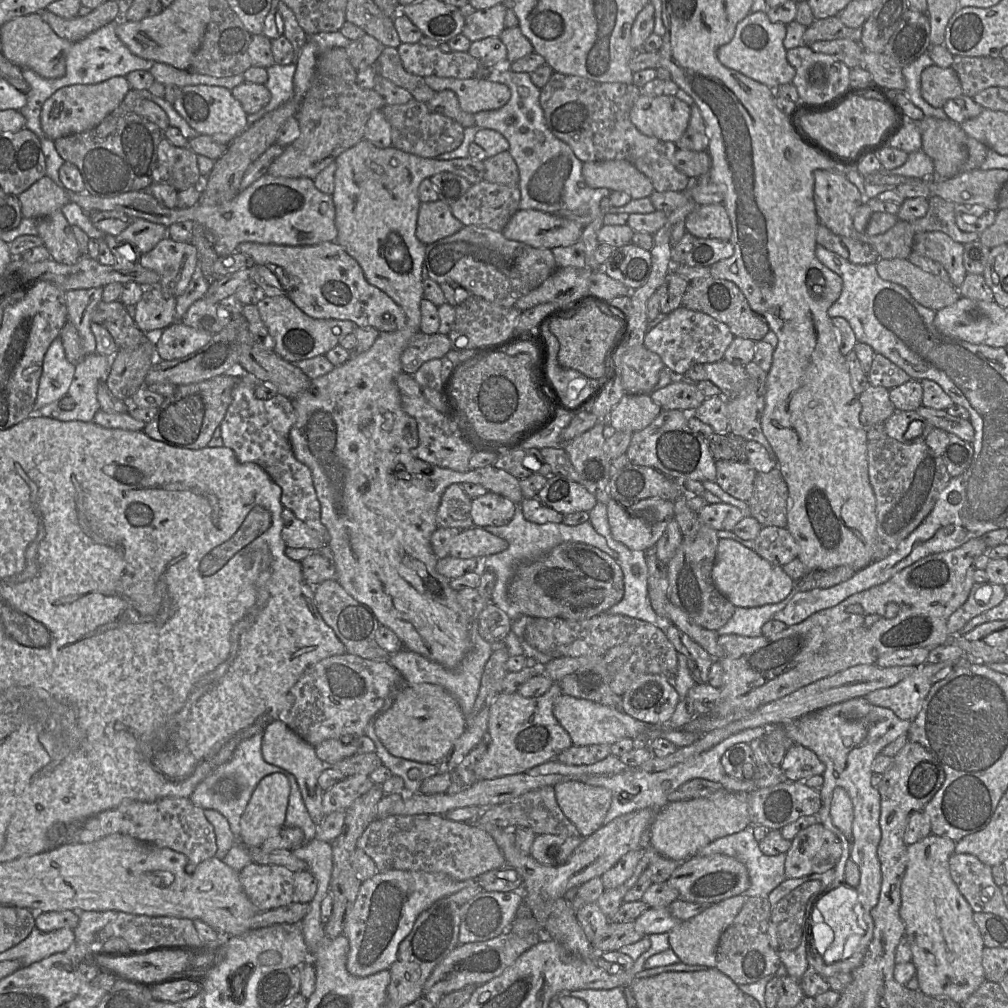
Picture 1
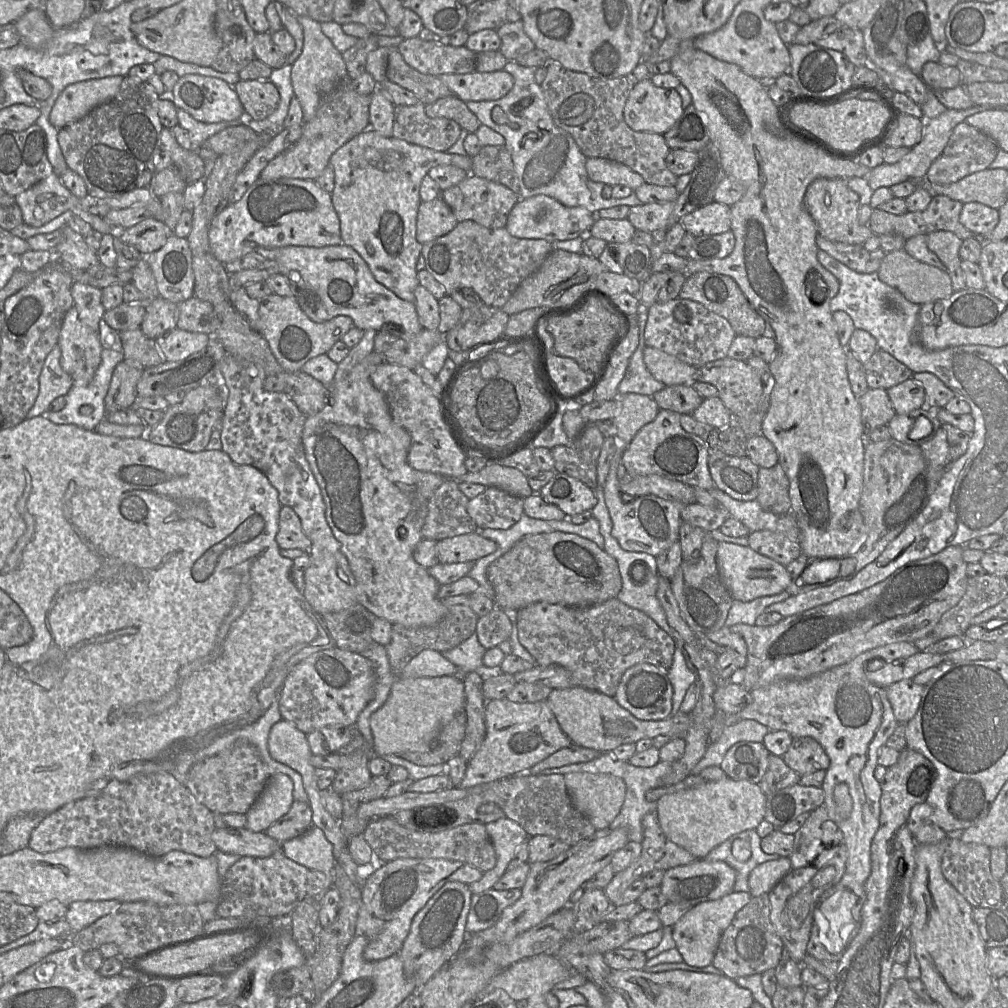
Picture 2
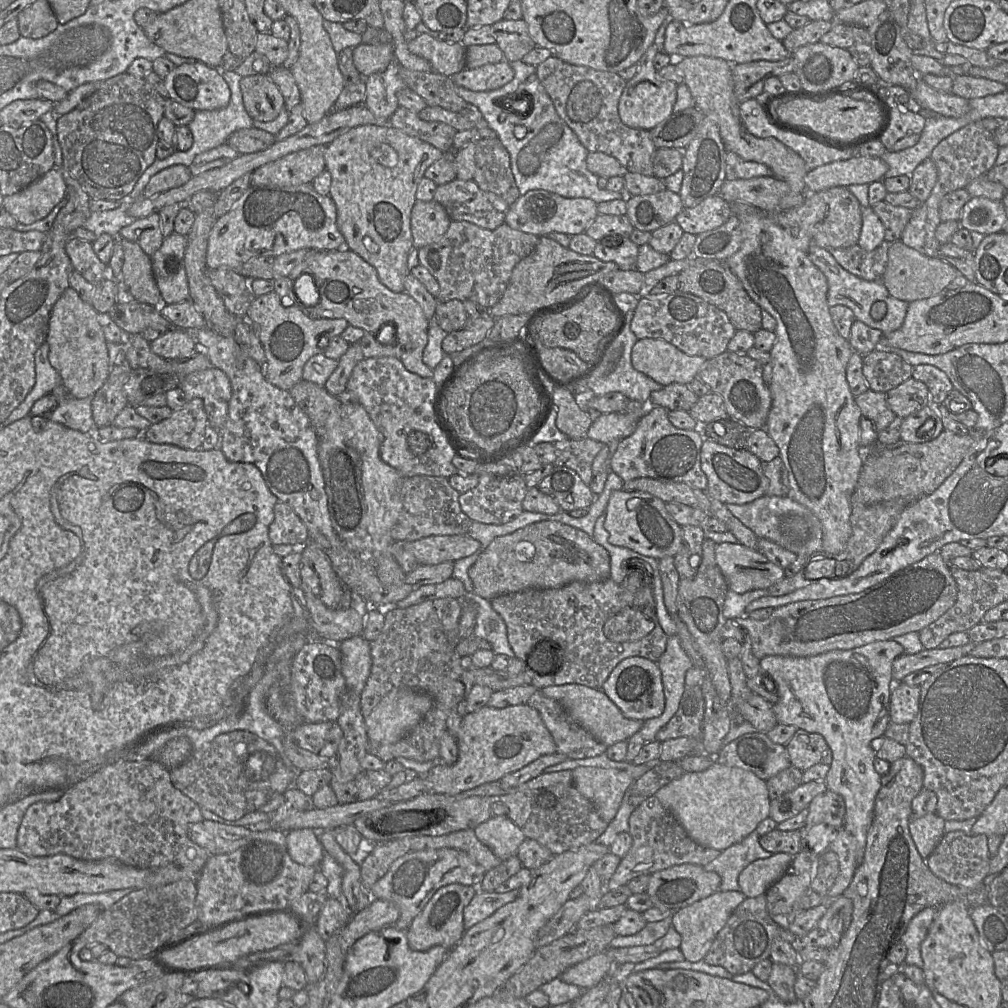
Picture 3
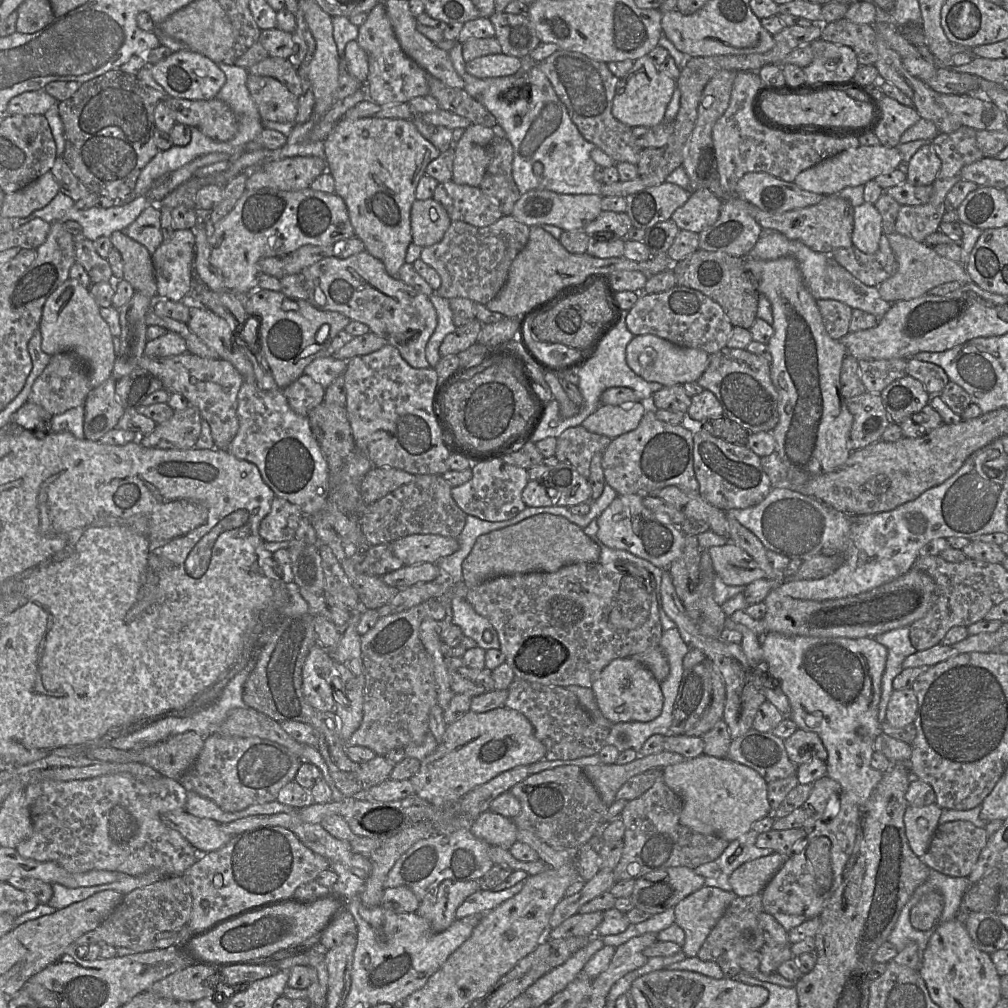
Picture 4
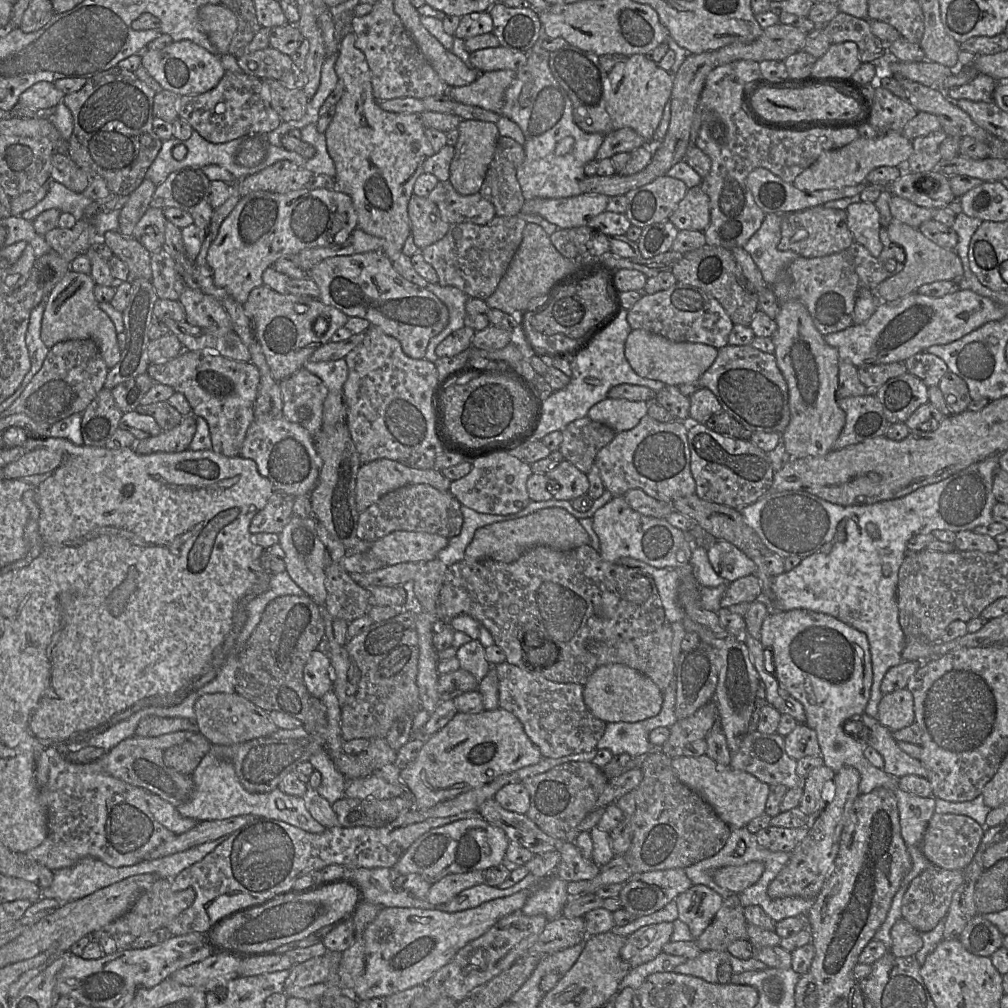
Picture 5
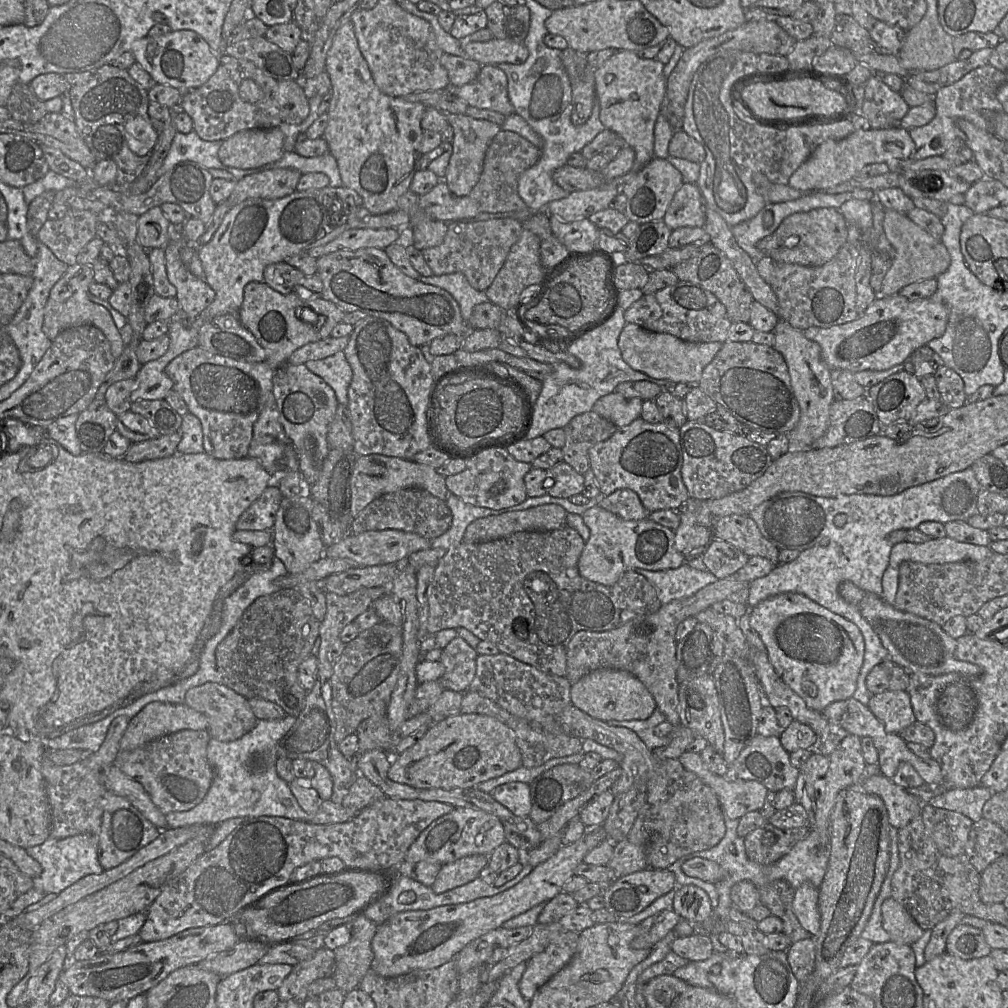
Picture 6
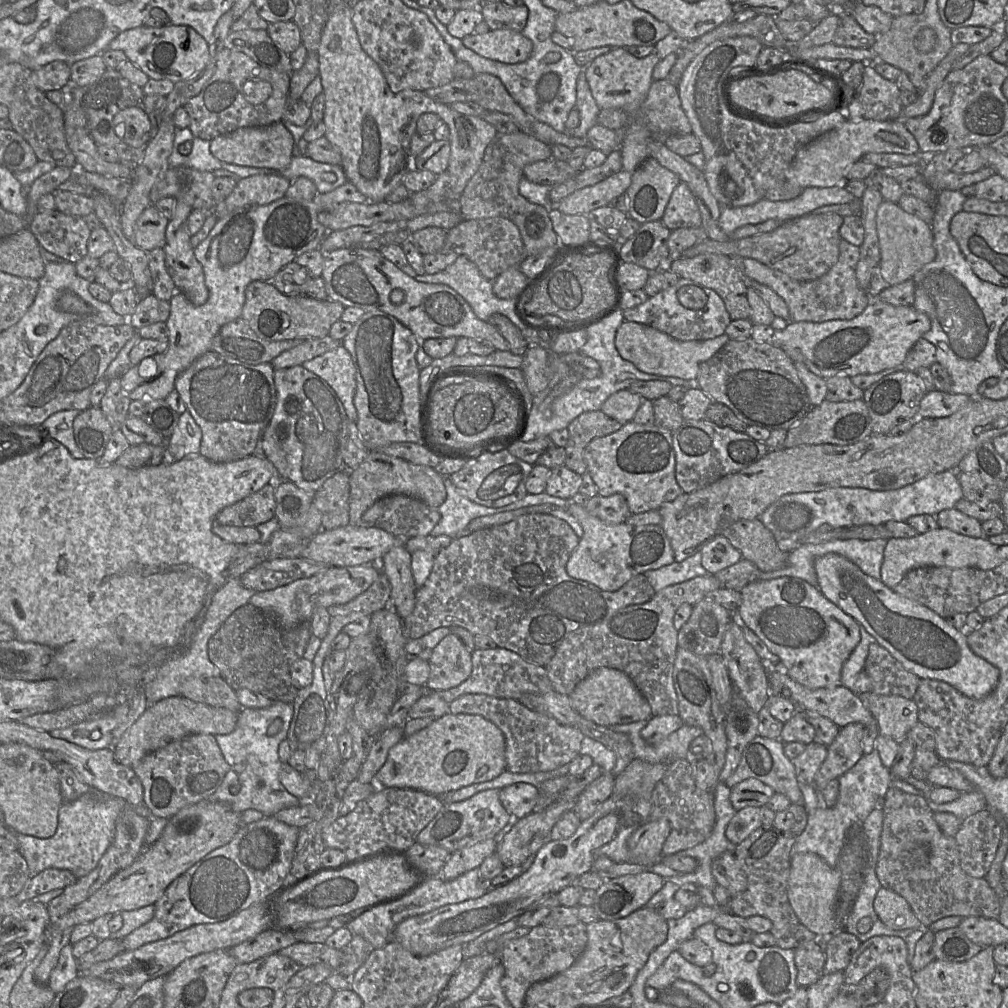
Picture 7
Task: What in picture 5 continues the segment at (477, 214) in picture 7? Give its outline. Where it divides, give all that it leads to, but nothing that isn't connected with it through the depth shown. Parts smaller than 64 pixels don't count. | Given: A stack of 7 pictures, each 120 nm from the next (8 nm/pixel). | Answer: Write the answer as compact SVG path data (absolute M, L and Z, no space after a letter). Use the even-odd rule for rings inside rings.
M507 136L498 138L493 159L479 190L479 193L493 204L497 216L514 216L521 211L525 199L517 181L516 172L524 159L525 151L521 144Z

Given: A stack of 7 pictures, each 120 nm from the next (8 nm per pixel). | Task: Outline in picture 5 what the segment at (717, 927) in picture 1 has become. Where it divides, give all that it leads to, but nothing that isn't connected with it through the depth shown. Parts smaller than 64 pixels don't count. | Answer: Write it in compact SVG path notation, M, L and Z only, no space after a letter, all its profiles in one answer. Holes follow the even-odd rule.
M693 885L675 898L678 919L684 922L696 940L711 924L724 898L704 885Z

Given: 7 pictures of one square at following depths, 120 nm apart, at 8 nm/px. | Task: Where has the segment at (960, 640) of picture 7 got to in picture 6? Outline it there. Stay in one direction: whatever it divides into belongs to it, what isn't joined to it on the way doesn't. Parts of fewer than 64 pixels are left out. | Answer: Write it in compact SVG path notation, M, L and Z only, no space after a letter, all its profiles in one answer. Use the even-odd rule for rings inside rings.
M844 581L839 585L839 594L847 602L858 606L861 615L872 626L888 651L889 659L907 672L934 676L947 673L960 673L973 677L980 675L981 669L977 665L955 658L957 639L950 637L935 622L897 610L882 597L863 591L850 581Z

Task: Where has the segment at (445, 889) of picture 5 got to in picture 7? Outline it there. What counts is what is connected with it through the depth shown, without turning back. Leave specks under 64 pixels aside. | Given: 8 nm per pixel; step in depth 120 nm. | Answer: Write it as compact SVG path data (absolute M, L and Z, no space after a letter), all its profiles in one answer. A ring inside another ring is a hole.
M488 838L451 853L439 877L453 880L465 872L480 867L486 857L496 850L496 838Z

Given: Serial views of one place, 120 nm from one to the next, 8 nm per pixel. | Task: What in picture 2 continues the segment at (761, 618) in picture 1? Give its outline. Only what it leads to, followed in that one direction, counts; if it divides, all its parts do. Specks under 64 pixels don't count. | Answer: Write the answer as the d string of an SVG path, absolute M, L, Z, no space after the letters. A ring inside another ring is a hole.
M783 591L779 594L759 597L749 602L733 599L725 624L730 628L740 623L755 625L757 617L765 613L769 605L784 601L790 596L788 592Z

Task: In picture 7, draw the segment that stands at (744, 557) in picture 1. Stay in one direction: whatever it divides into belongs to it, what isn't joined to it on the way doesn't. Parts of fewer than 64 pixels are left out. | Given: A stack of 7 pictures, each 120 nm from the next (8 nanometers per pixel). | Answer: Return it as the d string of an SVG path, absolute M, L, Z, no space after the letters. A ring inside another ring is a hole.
M724 536L716 537L703 547L701 552L702 565L710 574L715 574L743 559L742 554Z

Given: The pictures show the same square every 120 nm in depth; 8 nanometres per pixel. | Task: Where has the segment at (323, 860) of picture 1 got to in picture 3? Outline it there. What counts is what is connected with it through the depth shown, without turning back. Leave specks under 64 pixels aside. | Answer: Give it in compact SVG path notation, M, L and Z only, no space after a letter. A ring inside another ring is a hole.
M303 828L286 832L286 843L289 856L294 862L319 868L324 848L316 830Z

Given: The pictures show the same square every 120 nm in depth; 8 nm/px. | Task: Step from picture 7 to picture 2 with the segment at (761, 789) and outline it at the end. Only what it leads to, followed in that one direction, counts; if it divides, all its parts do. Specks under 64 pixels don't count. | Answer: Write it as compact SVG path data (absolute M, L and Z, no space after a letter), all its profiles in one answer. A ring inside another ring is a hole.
M725 777L663 795L656 804L658 823L665 836L695 859L703 859L731 836L757 828L765 818L766 795L758 784Z

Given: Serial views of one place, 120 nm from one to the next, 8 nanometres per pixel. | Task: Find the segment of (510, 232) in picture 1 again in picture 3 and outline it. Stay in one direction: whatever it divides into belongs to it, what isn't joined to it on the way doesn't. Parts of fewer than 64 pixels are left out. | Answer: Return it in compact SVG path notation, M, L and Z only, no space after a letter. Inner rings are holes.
M535 189L520 197L508 208L505 222L513 229L536 236L547 236L552 232L568 235L581 234L597 217L597 203L588 198L565 198L558 194Z

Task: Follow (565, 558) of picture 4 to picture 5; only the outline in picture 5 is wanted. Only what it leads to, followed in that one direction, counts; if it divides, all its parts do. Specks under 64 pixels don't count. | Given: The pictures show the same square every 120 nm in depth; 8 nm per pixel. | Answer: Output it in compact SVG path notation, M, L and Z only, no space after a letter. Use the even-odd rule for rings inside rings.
M550 507L520 518L495 522L478 528L466 547L464 559L467 561L492 559L502 563L511 563L528 549L538 545L565 551L588 544L590 544L590 537L578 519L564 508Z

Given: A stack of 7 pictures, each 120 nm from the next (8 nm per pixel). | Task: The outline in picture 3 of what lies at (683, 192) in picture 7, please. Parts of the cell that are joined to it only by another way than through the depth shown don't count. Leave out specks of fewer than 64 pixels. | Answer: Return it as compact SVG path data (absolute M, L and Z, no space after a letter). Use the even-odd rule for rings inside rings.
M718 194L695 207L684 208L675 218L684 232L699 235L723 225L732 215L731 205Z

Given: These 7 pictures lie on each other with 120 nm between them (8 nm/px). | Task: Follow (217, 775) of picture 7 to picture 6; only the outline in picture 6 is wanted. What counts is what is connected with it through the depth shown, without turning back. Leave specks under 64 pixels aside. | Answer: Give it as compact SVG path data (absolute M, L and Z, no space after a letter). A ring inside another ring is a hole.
M181 730L134 750L119 751L113 765L142 784L153 803L165 815L188 811L204 799L214 778L214 771L207 759L210 739L207 730Z

